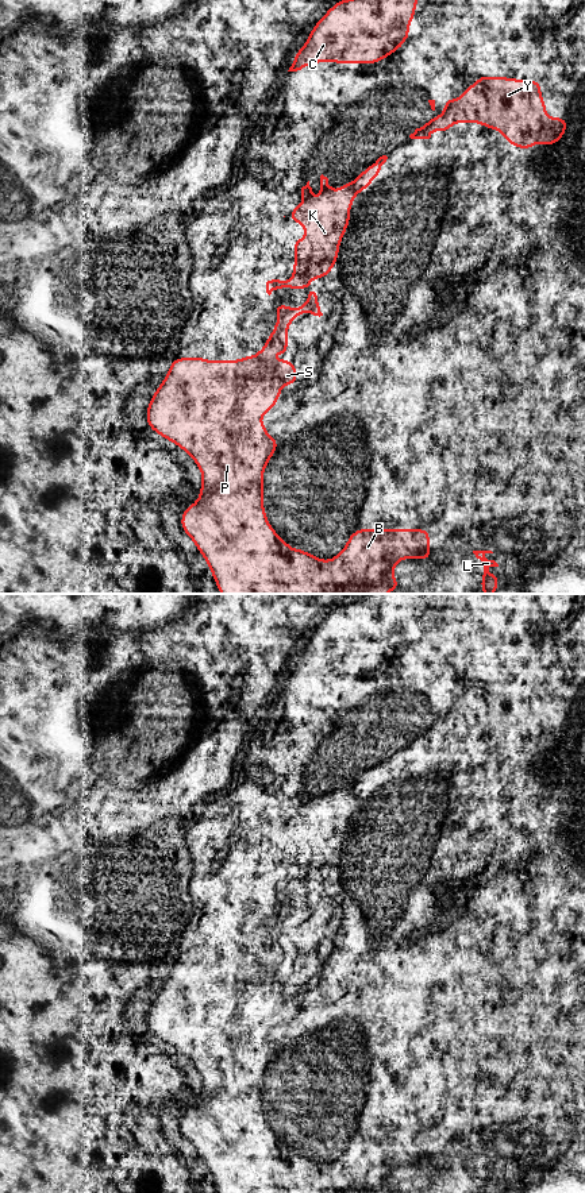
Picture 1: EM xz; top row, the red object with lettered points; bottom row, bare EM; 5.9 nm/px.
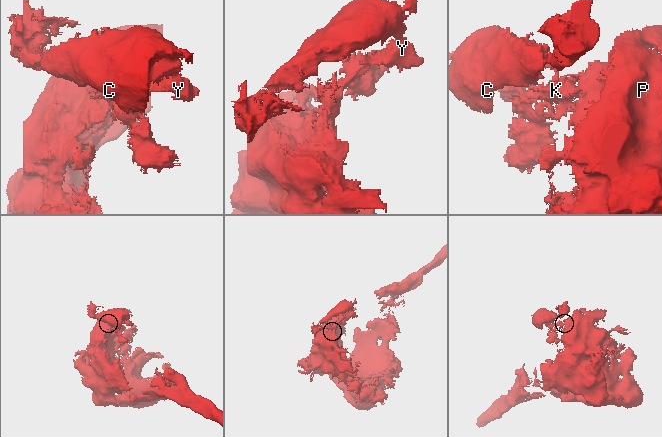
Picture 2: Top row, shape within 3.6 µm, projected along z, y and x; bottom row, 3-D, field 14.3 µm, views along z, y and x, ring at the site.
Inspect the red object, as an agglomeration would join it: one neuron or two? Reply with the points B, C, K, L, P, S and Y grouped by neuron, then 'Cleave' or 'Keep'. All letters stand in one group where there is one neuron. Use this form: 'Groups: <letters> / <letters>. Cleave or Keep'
Groups: B C K L P S Y. Keep

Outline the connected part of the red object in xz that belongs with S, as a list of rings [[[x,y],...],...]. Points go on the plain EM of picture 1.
[[[309,893],[308,906],[300,912],[276,907],[274,916],[280,922],[274,928],[274,937],[268,939],[263,953],[251,962],[243,960],[240,965],[205,965],[201,961],[190,961],[184,965],[177,960],[147,1009],[146,1026],[151,1035],[189,1058],[201,1076],[200,1101],[182,1116],[181,1134],[193,1144],[209,1170],[218,1193],[397,1193],[401,1188],[392,1181],[392,1177],[400,1163],[431,1163],[428,1134],[361,1132],[350,1139],[346,1153],[332,1165],[319,1165],[316,1159],[308,1159],[305,1154],[292,1154],[266,1123],[263,1074],[280,1045],[269,1041],[268,1027],[262,1031],[259,1023],[277,1009],[281,992],[295,989],[299,982],[296,968],[276,966],[270,958],[274,955],[281,960],[288,958],[288,930],[296,920],[303,920],[305,916],[323,920],[317,904],[319,895]]]

